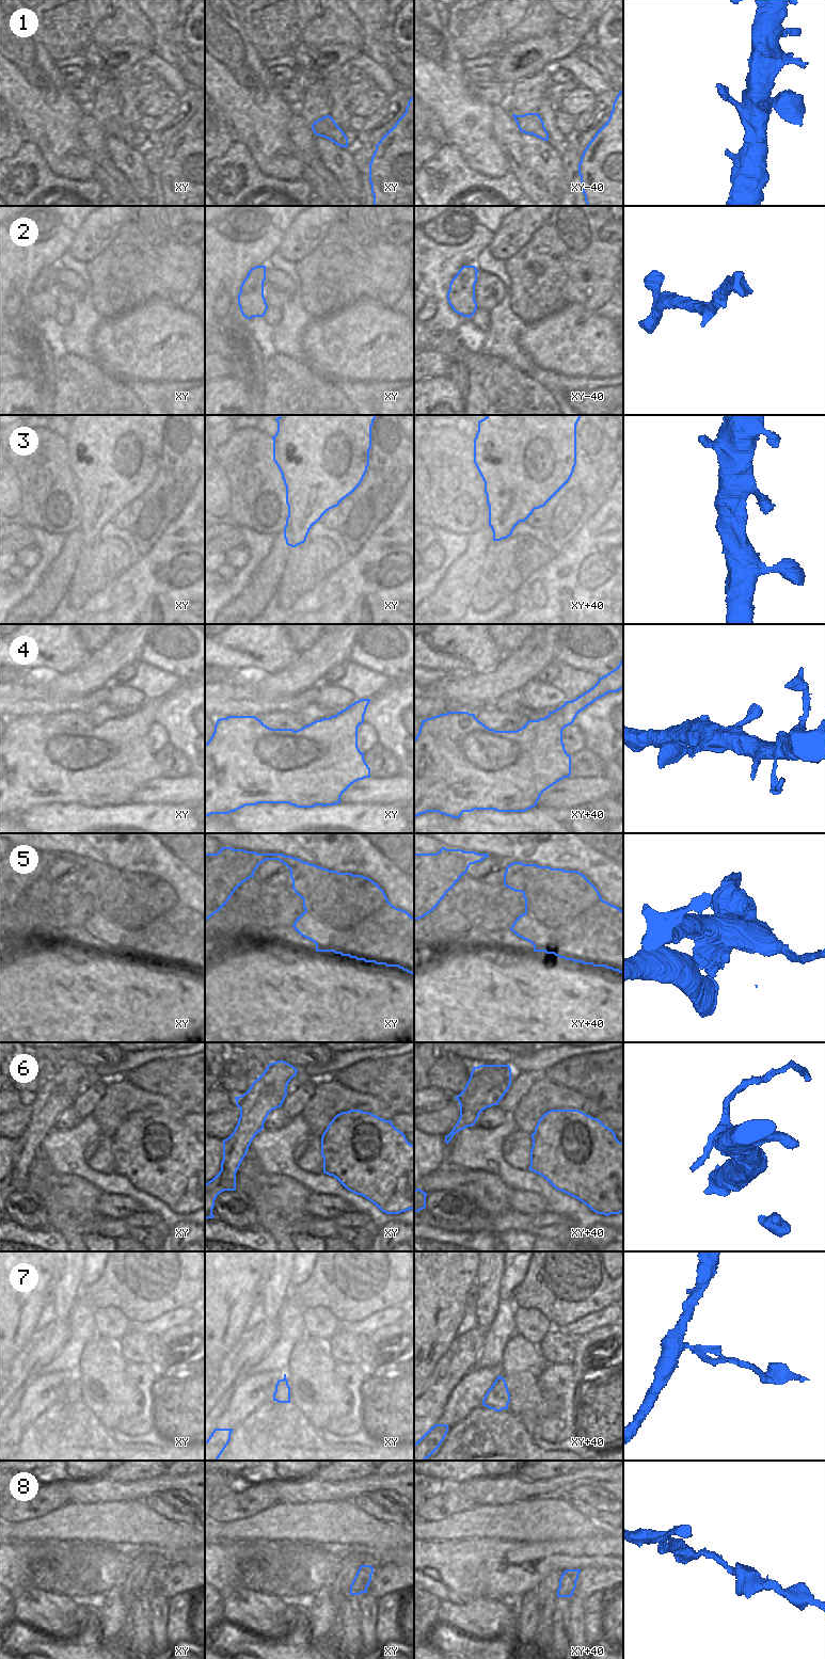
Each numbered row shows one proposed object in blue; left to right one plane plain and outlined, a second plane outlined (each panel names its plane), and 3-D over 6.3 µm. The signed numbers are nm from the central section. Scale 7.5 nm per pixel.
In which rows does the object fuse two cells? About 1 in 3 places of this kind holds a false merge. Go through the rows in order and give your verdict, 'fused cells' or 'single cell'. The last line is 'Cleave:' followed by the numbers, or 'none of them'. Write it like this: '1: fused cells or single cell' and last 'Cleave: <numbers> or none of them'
1: single cell
2: single cell
3: single cell
4: single cell
5: fused cells
6: fused cells
7: single cell
8: single cell
Cleave: 5, 6

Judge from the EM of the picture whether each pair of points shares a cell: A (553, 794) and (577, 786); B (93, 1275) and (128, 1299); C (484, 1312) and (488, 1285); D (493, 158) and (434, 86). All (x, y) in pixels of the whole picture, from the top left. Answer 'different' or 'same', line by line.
A: same
B: different
C: same
D: same

